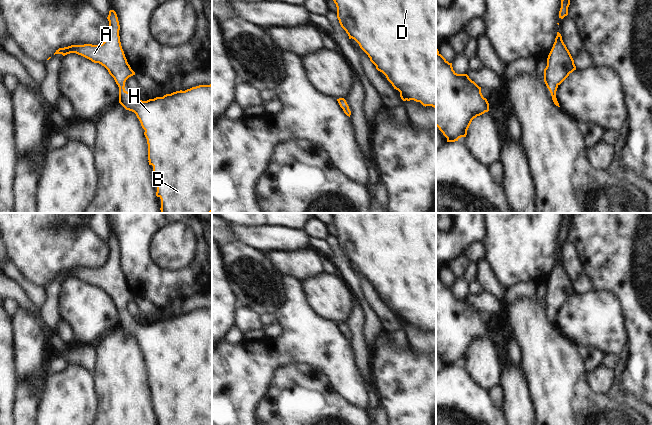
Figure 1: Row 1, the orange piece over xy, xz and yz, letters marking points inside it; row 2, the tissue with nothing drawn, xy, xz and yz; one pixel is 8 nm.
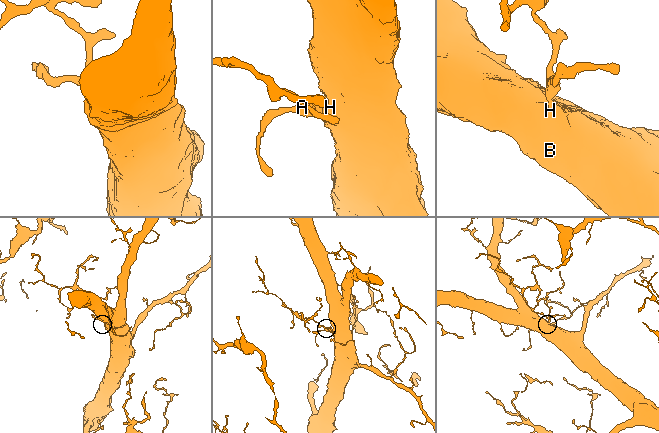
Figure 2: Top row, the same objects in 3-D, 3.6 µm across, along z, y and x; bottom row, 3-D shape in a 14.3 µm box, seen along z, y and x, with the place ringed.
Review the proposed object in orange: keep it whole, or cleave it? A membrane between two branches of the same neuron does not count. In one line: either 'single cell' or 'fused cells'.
single cell

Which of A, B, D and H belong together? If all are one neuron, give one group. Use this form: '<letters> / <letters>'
A B D H

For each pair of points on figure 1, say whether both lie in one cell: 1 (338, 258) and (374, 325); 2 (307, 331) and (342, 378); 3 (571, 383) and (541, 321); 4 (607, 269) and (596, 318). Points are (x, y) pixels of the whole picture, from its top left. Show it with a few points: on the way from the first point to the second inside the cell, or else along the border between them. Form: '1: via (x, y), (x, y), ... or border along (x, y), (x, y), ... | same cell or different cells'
1: via (349, 275), (353, 279), (366, 308) | same cell
2: via (317, 343), (321, 347), (321, 354), (332, 366) | same cell
3: via (556, 368), (541, 345), (541, 336) | same cell
4: border along (592, 289), (610, 292), (617, 299), (620, 306) | different cells

